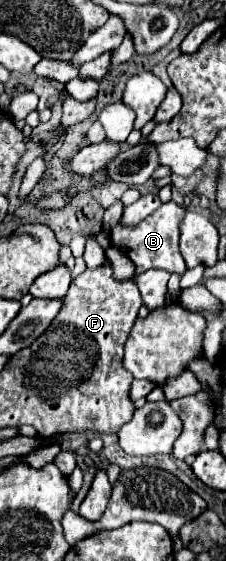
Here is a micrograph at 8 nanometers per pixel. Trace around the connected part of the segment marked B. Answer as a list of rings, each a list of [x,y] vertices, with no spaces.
[[[174,200],[162,204],[162,208],[158,208],[154,214],[150,214],[146,220],[142,220],[140,224],[136,224],[134,228],[126,228],[122,224],[114,226],[110,230],[110,244],[116,246],[118,250],[122,250],[134,264],[136,264],[136,272],[146,272],[150,268],[162,268],[166,272],[178,272],[184,274],[186,264],[180,256],[178,250],[178,228],[182,224],[182,216],[186,214],[186,208],[176,204]]]

